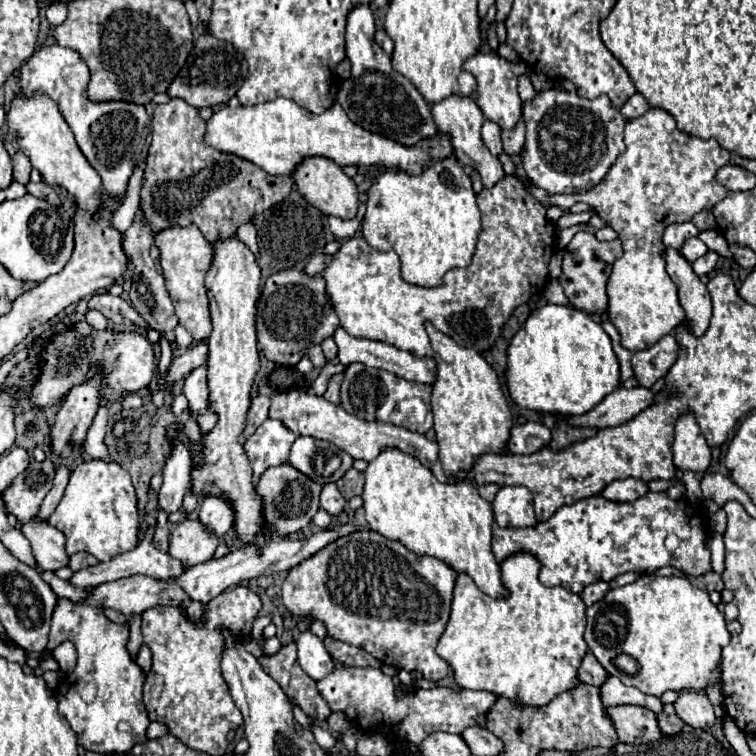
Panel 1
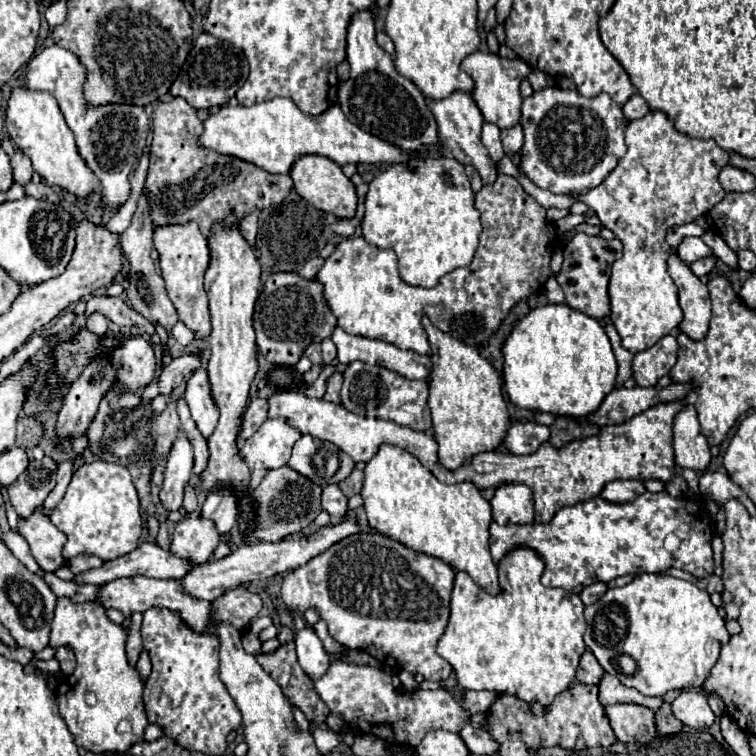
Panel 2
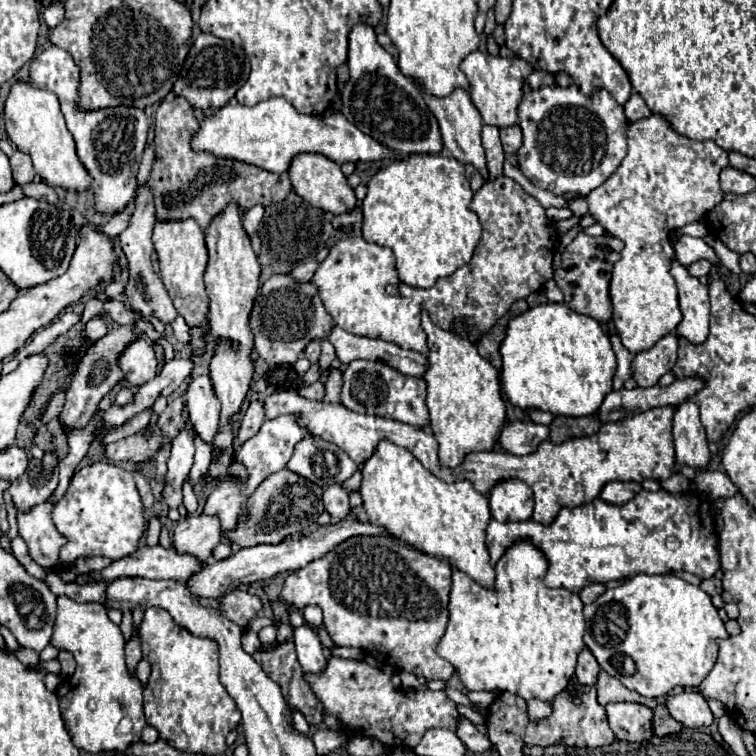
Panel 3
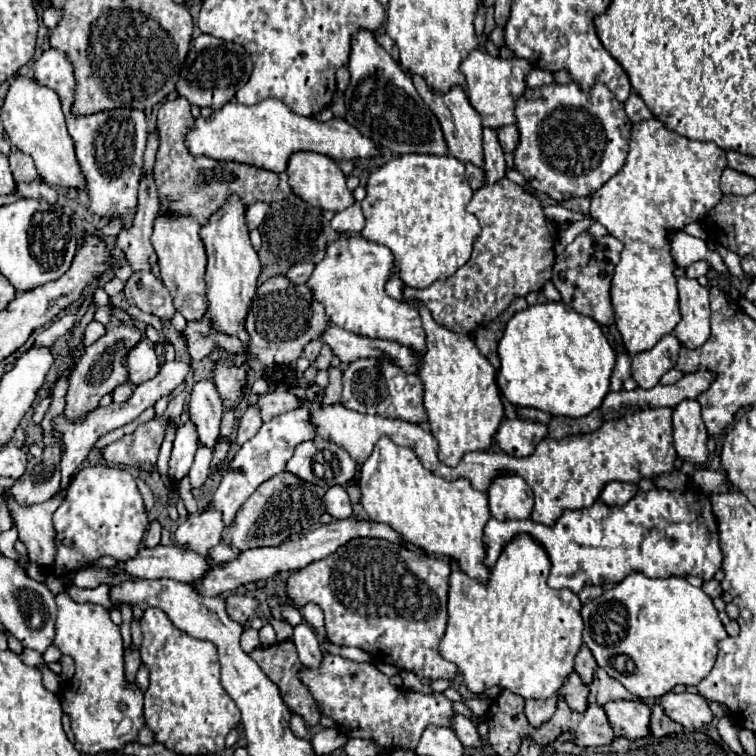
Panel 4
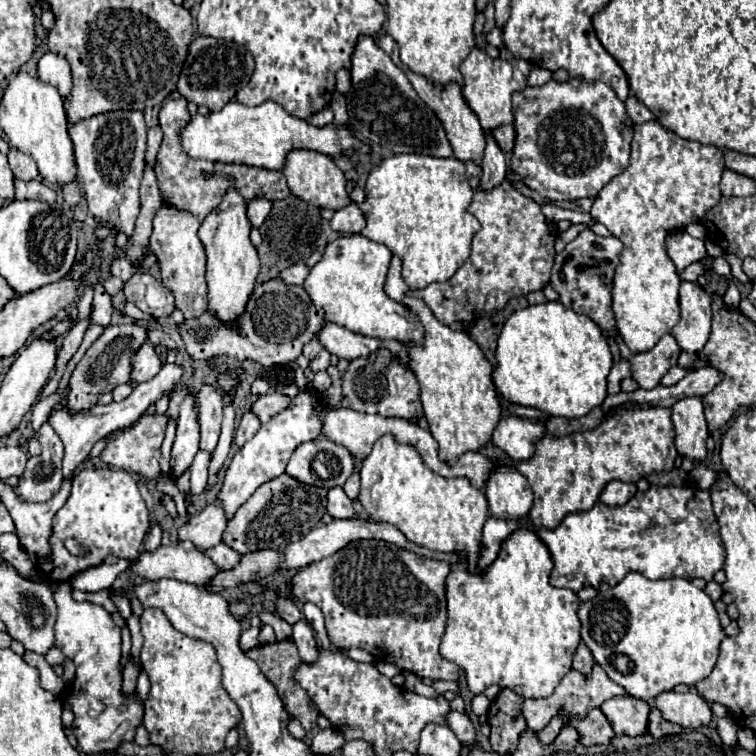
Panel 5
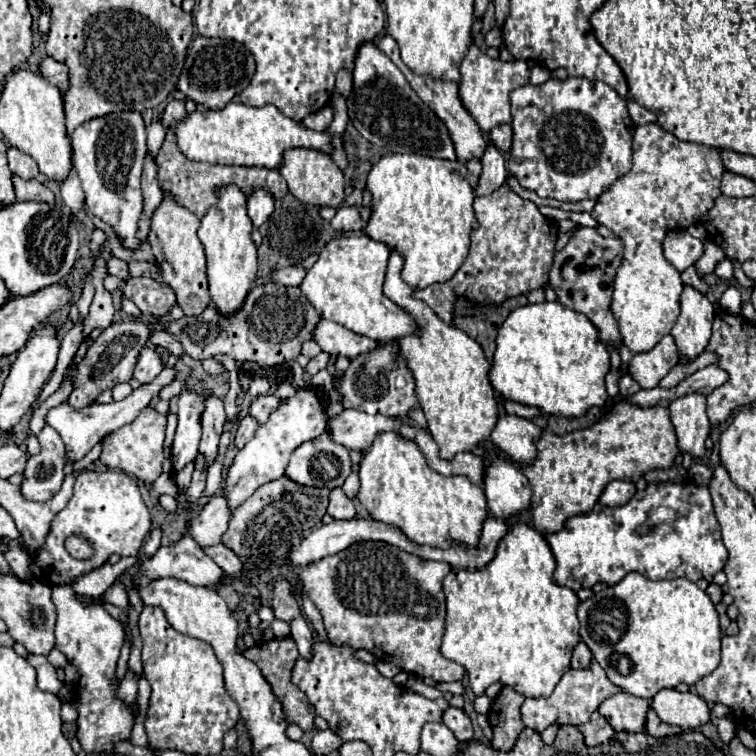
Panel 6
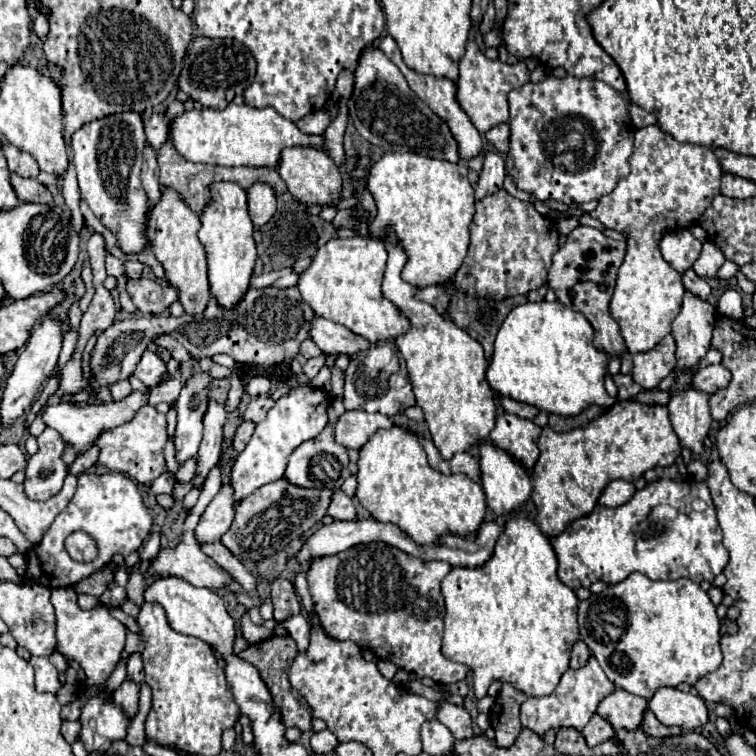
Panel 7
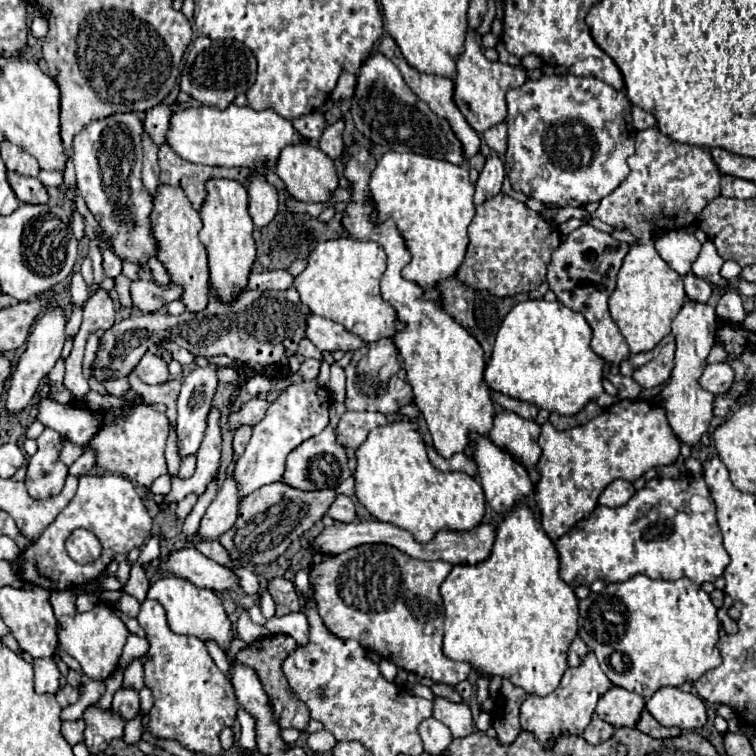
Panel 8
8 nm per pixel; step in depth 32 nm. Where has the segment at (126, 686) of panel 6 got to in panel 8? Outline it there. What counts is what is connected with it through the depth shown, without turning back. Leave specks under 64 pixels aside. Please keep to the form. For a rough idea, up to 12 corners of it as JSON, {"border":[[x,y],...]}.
{"border":[[118,688],[114,708],[130,720],[138,714],[138,690]]}

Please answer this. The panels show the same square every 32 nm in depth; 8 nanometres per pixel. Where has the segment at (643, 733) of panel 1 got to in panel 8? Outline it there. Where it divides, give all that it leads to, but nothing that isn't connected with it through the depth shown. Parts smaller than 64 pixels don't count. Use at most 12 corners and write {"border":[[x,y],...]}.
{"border":[[614,686],[600,698],[596,714],[614,728],[634,728],[642,696]]}

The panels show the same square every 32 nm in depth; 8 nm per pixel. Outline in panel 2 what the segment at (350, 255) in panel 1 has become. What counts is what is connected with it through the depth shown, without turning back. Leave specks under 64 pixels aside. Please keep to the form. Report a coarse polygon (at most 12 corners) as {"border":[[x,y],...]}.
{"border":[[516,178],[476,194],[472,264],[406,284],[344,238],[316,276],[338,326],[430,354],[482,348],[552,276],[556,230]]}

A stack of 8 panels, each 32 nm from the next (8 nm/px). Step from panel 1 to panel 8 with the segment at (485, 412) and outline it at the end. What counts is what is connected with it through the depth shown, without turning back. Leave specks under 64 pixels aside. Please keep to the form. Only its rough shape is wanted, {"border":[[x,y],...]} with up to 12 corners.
{"border":[[350,146],[342,226],[388,254],[382,298],[414,402],[444,458],[486,436],[482,346],[422,288],[394,220],[370,218],[374,156]]}

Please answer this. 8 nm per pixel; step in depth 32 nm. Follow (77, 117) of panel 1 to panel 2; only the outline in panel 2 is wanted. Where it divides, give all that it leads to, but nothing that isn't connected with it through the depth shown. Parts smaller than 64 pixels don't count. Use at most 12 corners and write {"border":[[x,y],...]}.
{"border":[[60,46],[24,66],[24,88],[50,92],[122,206],[150,118],[140,106],[84,100],[86,68]]}

